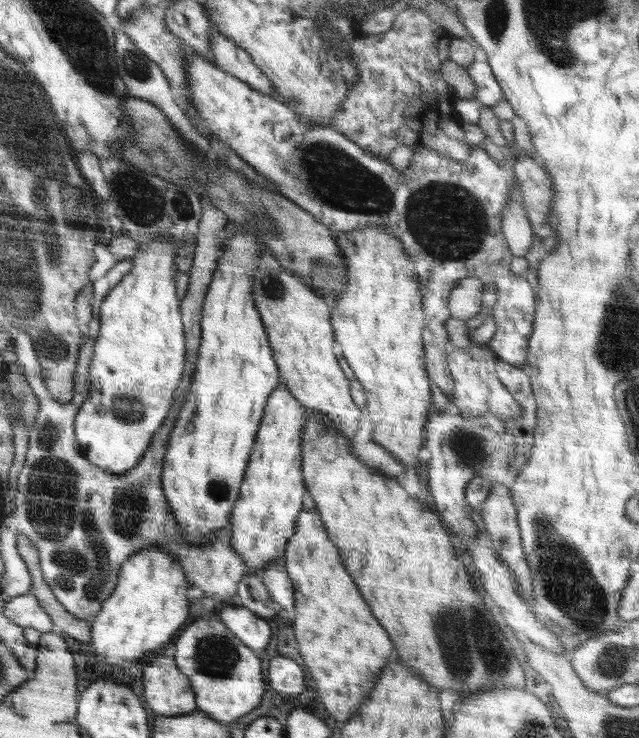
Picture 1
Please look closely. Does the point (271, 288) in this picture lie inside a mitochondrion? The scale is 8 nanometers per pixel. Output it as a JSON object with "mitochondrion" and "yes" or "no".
{"mitochondrion":"no"}

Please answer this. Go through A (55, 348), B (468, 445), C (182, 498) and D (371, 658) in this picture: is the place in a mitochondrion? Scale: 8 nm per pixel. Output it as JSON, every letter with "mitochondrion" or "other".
{"A":"mitochondrion","B":"mitochondrion","C":"other","D":"other"}

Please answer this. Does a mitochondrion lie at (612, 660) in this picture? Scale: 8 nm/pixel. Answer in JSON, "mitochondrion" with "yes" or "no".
{"mitochondrion":"yes"}

